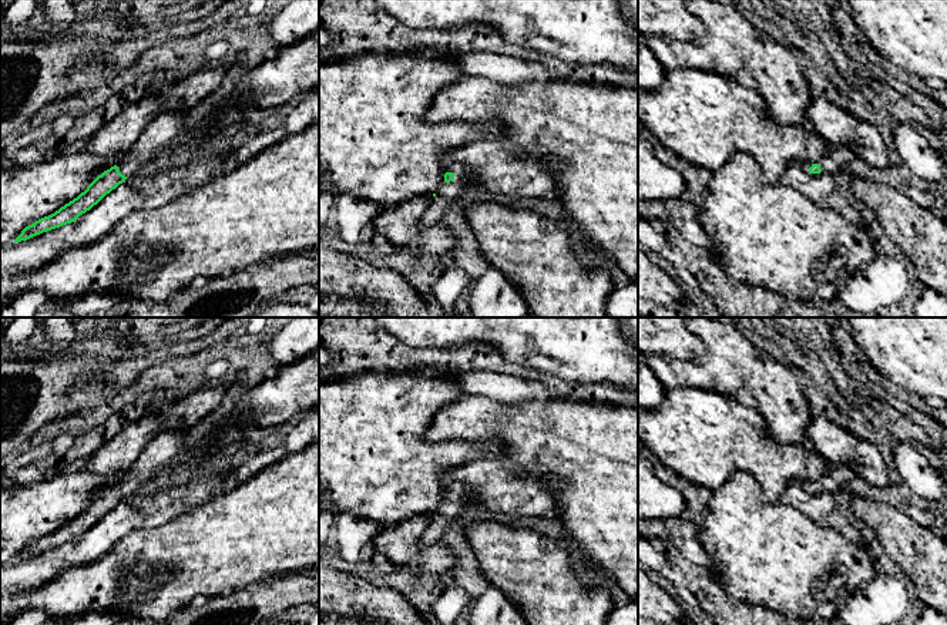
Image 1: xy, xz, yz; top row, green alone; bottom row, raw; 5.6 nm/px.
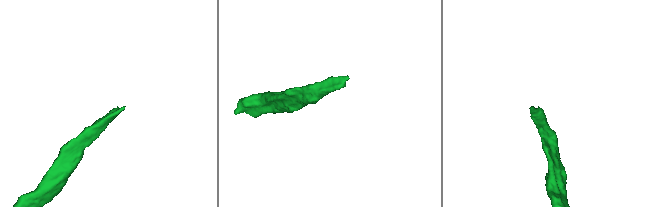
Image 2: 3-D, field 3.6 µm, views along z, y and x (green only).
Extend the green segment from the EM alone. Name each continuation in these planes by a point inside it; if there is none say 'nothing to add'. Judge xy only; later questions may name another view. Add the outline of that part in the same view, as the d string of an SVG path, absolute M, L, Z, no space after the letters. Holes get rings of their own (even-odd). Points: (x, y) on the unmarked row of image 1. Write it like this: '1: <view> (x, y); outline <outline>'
1: xy (158, 453); outline M167 430L154 437L141 451L132 467L117 481L122 494L132 495L159 471L169 467L171 460L184 448L187 430Z

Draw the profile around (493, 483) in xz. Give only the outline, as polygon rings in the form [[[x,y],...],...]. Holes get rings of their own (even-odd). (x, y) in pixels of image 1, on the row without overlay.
[[[503,457],[464,461],[443,474],[464,485],[463,500],[473,507],[503,513],[513,518],[555,514],[557,488],[543,476],[517,471]]]

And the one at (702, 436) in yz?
[[[692,387],[666,390],[658,407],[641,410],[638,440],[661,464],[699,488],[715,491],[735,471],[748,471],[760,484],[762,500],[766,503],[778,503],[792,481],[819,483],[827,466],[815,450],[773,440],[755,409],[731,396]]]

